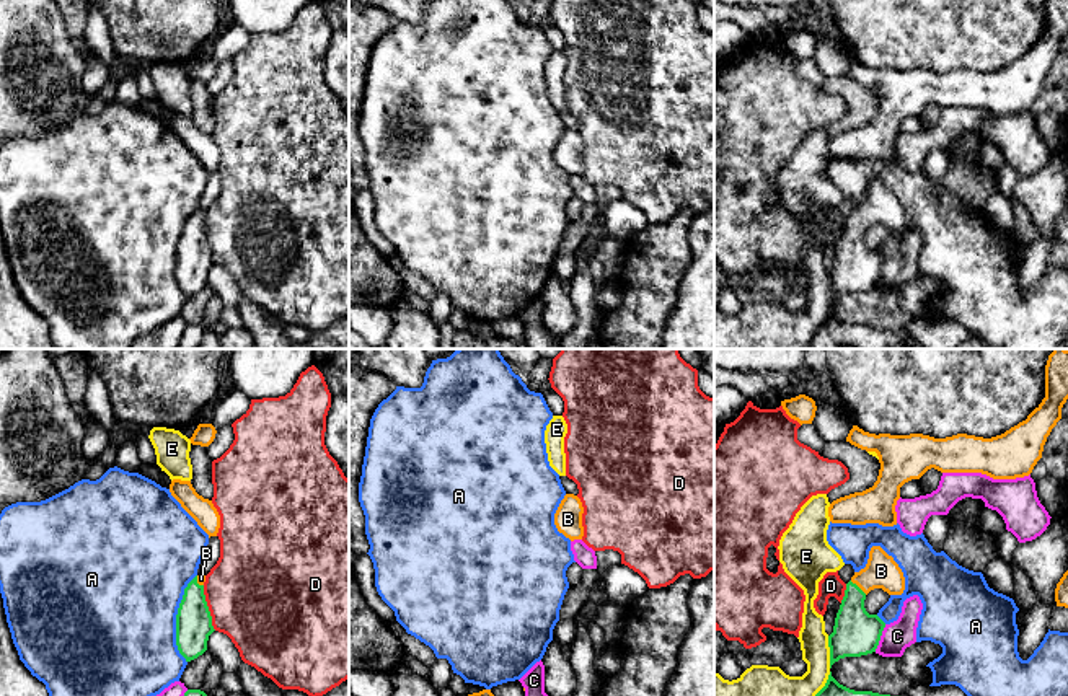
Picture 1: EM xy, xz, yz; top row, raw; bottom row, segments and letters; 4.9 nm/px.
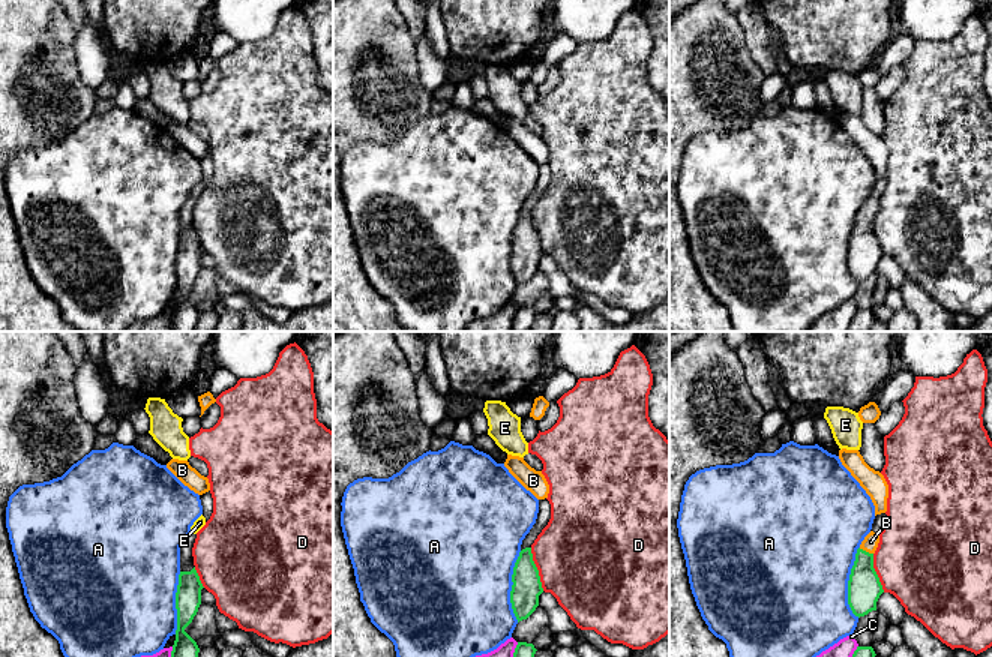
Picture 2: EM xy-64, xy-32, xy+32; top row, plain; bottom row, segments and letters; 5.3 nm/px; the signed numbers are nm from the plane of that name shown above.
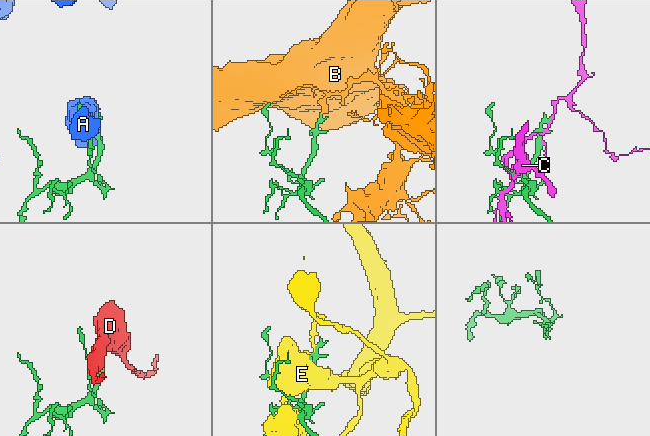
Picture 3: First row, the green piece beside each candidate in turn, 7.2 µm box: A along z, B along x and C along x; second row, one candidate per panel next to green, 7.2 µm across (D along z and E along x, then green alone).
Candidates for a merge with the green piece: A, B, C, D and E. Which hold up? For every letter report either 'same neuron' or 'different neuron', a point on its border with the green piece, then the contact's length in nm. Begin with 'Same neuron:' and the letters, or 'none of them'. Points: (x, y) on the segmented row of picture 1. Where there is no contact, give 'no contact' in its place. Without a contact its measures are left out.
Same neuron: B
A: different neuron; meets green in xy at (176, 618); contact 440 nm long
B: same neuron; meets green in yz at (856, 585); contact 110 nm long
C: different neuron; meets green in yz at (879, 638); contact 150 nm long
D: different neuron; meets green in xy at (207, 608); contact 240 nm long
E: different neuron; meets green in yz at (830, 652); contact 160 nm long

